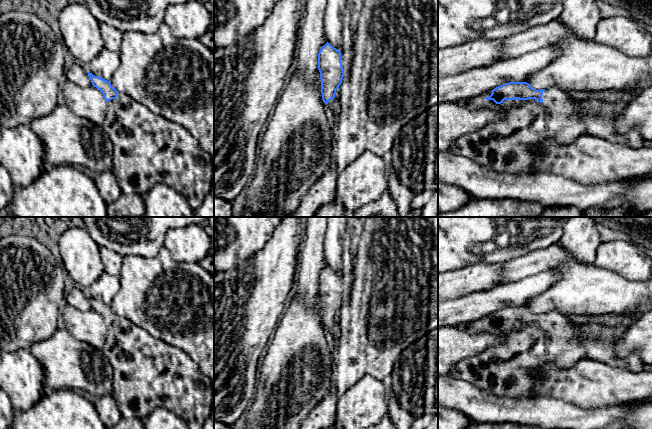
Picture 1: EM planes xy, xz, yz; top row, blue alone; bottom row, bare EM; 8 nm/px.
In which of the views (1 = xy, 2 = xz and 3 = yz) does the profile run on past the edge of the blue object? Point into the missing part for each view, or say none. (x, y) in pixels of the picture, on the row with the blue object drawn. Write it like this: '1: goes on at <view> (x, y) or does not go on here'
1: goes on at xy (148, 149)
2: goes on at xz (346, 57)
3: goes on at yz (506, 146)

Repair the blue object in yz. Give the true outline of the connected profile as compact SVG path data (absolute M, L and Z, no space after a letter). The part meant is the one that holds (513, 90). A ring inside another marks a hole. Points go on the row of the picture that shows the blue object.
M509 82L466 103L470 109L505 111L507 115L503 120L490 122L479 130L462 135L449 146L448 150L497 173L534 174L537 171L534 166L535 145L547 138L553 138L558 143L570 144L587 133L585 125L587 107L556 87L536 90L527 82Z

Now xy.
M90 72L88 76L107 102L102 128L113 144L112 172L122 193L142 196L155 185L165 184L179 192L193 211L199 208L213 182L213 156L203 151L183 126L154 114L127 94L117 91L110 81Z

